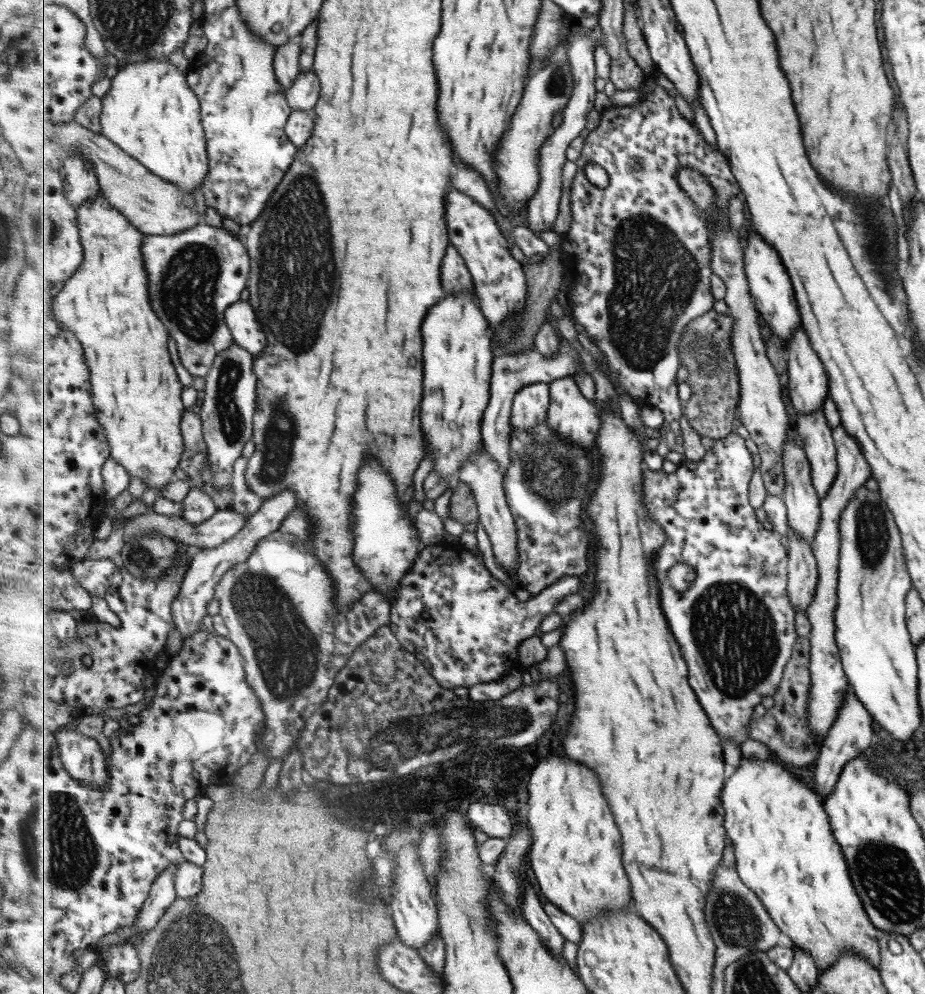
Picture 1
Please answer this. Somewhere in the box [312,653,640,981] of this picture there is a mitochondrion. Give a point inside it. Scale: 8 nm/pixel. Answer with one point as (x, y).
(385, 757)

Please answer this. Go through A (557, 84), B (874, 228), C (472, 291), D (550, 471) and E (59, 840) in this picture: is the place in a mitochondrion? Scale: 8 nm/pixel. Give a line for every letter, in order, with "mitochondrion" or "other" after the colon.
A: mitochondrion
B: mitochondrion
C: other
D: mitochondrion
E: mitochondrion

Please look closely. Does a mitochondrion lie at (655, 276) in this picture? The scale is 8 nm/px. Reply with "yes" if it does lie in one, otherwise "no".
yes

